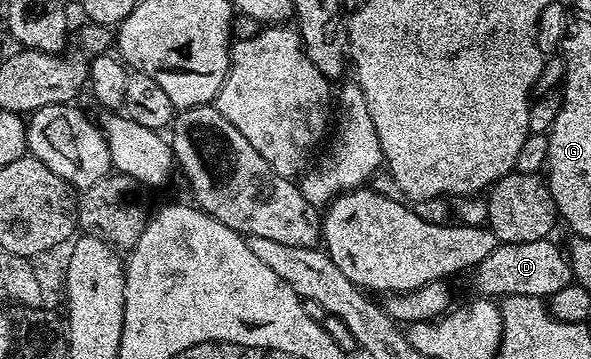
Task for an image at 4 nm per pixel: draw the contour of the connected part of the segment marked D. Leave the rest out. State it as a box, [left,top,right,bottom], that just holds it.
[473,238,573,300]

